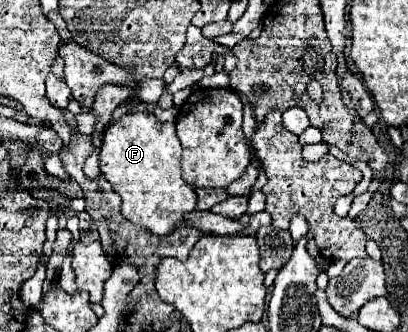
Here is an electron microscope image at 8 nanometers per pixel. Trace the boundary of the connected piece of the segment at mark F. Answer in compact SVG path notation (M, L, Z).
M129 112L121 116L117 122L113 122L103 134L99 168L105 180L121 196L121 214L129 222L139 224L157 236L167 236L169 232L173 232L183 222L183 214L195 210L197 206L195 190L187 186L187 182L181 176L181 144L175 134L175 124L163 124L153 114Z

